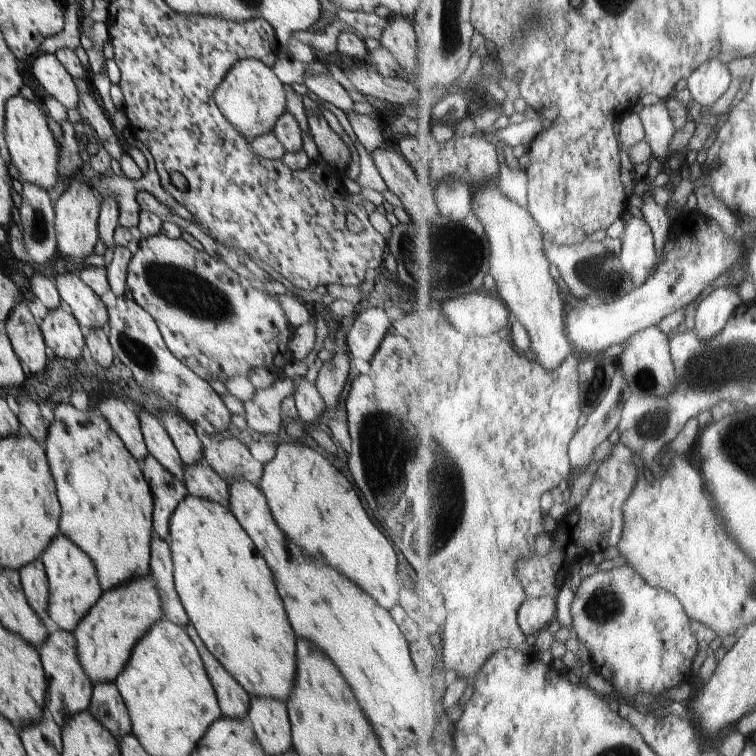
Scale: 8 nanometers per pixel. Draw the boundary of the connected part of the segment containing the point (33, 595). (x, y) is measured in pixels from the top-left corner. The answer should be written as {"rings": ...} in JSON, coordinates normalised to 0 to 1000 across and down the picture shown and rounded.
{"rings":[[[50,737],[45,743],[38,743],[25,753],[29,775],[37,792],[40,804],[50,812],[50,817],[60,825],[63,815],[63,766],[56,741]]]}

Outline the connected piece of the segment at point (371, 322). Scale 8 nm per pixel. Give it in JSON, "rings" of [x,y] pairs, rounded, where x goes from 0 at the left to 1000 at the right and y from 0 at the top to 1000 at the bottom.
{"rings":[[[487,407],[474,413],[456,450],[466,474],[489,479],[516,434],[521,409]]]}

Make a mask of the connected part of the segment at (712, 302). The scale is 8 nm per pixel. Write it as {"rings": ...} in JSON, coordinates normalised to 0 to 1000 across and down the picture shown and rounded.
{"rings":[[[974,378],[952,380],[925,402],[921,434],[929,447],[939,450],[960,437],[968,418],[985,401],[976,386]]]}

